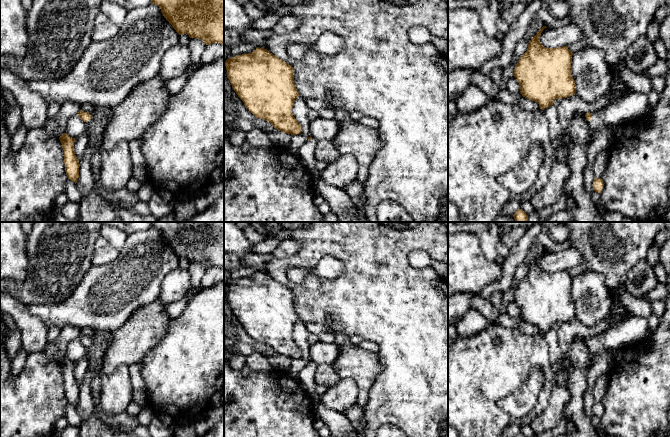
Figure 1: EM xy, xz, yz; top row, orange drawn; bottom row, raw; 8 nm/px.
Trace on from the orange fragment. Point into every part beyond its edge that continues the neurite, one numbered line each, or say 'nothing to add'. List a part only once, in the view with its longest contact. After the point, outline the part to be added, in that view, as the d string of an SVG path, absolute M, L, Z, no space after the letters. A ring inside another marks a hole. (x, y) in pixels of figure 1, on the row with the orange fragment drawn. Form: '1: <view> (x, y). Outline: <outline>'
1: yz (632, 106). Outline: M630 91L604 110L593 113L588 122L591 129L596 129L602 125L611 128L613 125L622 125L630 120L639 120L646 111L647 95Z

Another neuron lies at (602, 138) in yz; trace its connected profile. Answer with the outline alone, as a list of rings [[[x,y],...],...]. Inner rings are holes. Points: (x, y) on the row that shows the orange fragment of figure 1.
[[[602,125],[596,129],[592,129],[594,134],[594,138],[589,144],[589,148],[587,151],[587,165],[584,169],[584,188],[587,192],[592,193],[593,189],[593,181],[595,179],[592,166],[594,163],[595,157],[601,151],[607,151],[612,140],[612,130],[606,126]]]

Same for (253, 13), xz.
[[[247,2],[244,6],[243,6],[246,14],[248,15],[248,17],[255,21],[261,17],[264,16],[264,13],[261,11],[261,9],[256,8],[252,3]]]

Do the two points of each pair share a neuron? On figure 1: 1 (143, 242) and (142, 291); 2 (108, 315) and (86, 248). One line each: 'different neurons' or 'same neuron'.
1: same neuron
2: different neurons

